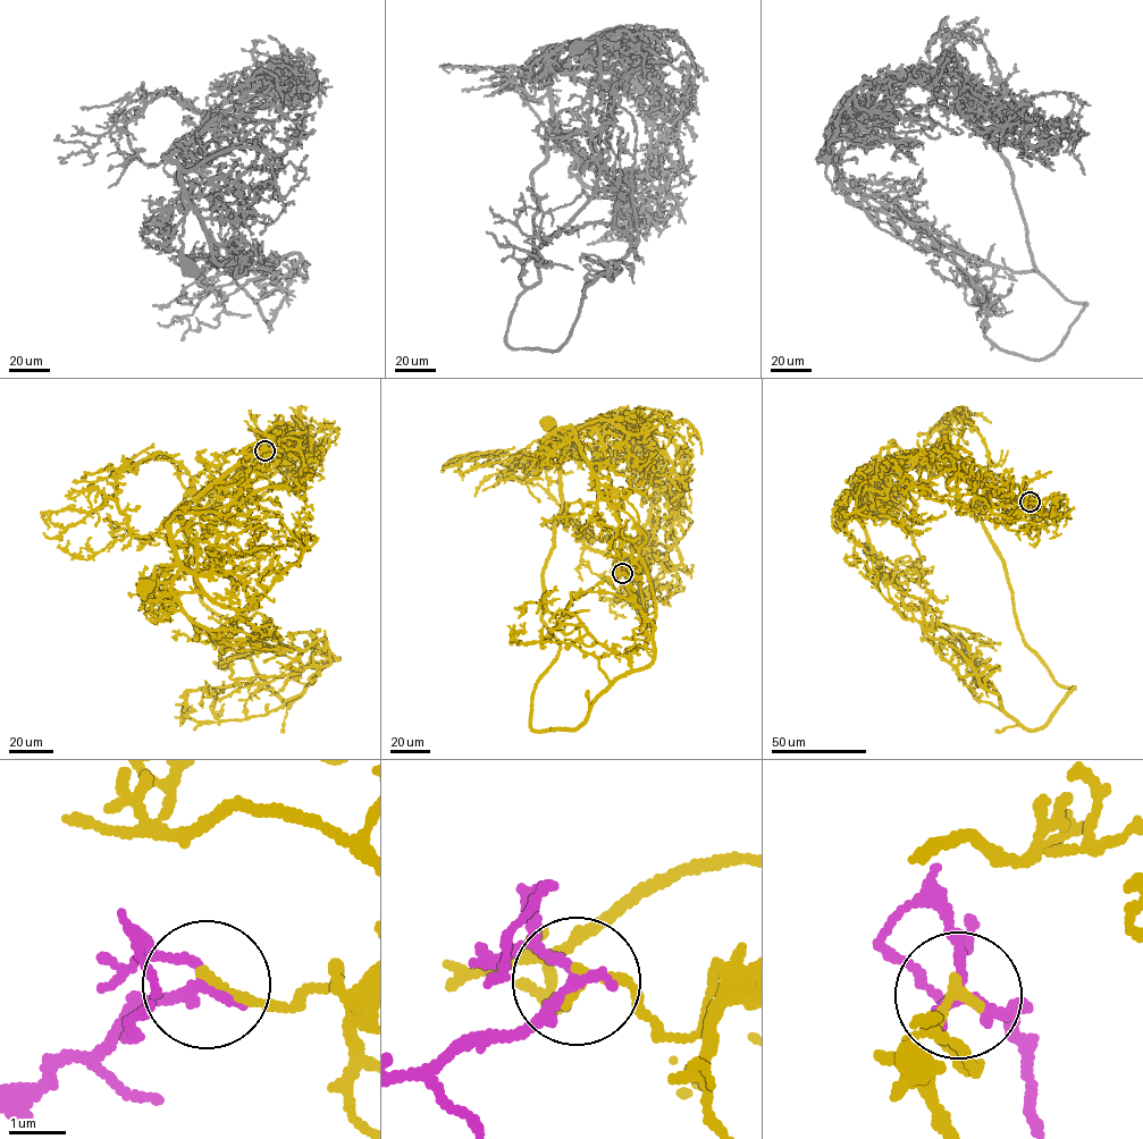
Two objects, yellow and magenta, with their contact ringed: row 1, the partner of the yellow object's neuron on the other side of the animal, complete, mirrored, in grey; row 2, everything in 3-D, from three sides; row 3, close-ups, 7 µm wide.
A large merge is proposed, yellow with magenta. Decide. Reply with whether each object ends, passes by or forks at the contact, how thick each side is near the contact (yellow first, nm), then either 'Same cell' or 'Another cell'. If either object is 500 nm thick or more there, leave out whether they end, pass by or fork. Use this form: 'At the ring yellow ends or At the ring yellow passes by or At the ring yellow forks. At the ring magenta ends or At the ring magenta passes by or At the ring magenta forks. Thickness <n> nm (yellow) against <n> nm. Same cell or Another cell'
At the ring yellow ends. At the ring magenta passes by. Thickness 200 nm (yellow) against 190 nm. Another cell

